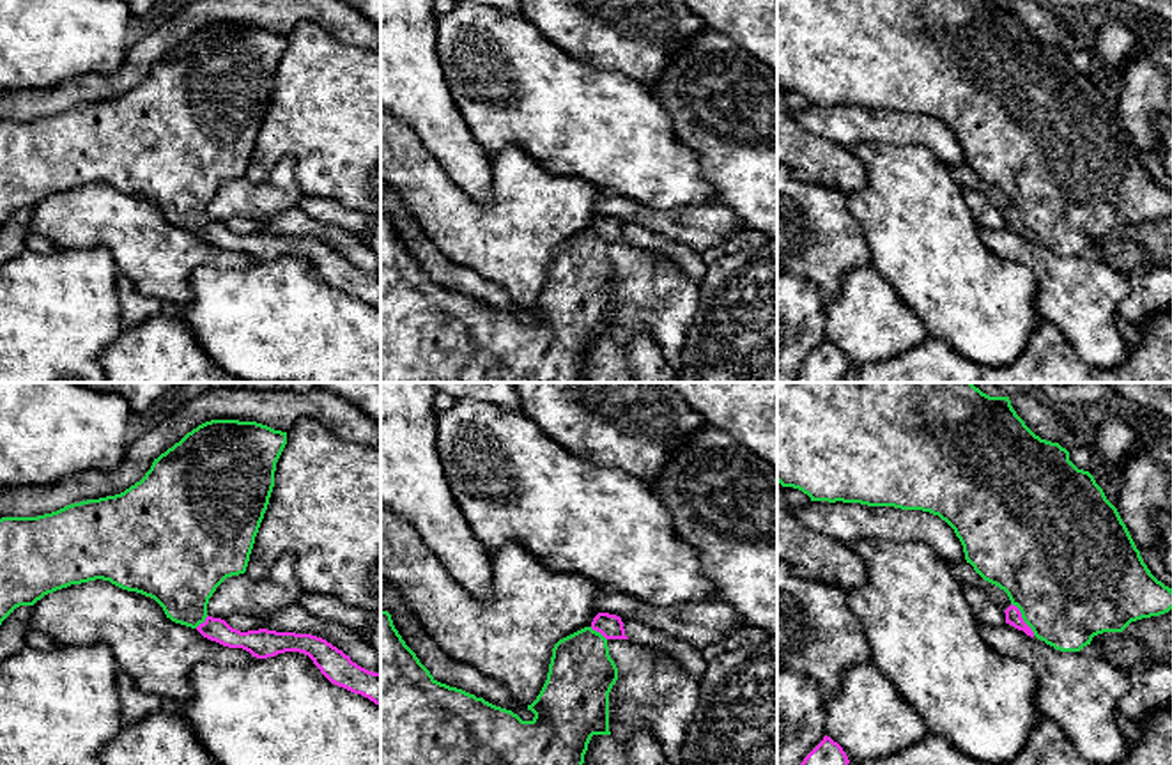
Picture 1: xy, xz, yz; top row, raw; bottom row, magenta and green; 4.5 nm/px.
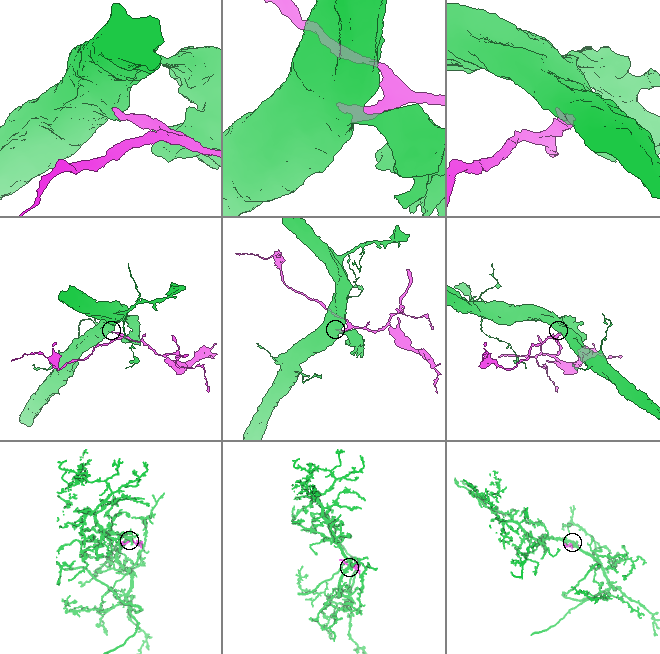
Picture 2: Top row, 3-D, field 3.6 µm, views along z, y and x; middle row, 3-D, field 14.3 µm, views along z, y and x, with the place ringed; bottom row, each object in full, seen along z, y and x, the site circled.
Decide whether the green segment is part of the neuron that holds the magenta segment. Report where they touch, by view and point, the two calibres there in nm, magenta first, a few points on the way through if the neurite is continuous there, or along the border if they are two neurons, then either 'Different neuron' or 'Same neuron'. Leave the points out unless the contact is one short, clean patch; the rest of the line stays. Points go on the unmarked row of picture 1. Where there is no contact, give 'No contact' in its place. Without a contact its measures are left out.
Touches magenta at yz (1022, 222). Thickness 80 nm (magenta) against 480 nm. Path across: yz (1013, 220), (1022, 222), (1068, 192). Same neuron

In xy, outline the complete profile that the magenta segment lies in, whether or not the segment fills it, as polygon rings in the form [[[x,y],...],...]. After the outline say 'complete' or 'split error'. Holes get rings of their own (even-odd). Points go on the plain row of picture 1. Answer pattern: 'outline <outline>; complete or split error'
outline [[[211,23],[154,62],[145,80],[120,97],[67,108],[37,120],[0,122],[0,228],[19,209],[34,209],[44,198],[71,188],[96,182],[154,202],[166,221],[197,232],[204,241],[228,251],[243,251],[257,262],[285,255],[308,259],[335,289],[361,298],[381,310],[381,276],[368,274],[342,253],[312,237],[276,236],[267,232],[241,236],[225,223],[207,218],[216,191],[232,179],[246,175],[260,126],[274,90],[276,66],[287,48],[287,35],[257,25]]]; split error

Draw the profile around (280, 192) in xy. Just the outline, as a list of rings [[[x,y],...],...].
[[[292,158],[281,159],[262,182],[246,175],[227,181],[207,207],[207,220],[225,223],[230,218],[267,220],[299,205],[303,189]]]

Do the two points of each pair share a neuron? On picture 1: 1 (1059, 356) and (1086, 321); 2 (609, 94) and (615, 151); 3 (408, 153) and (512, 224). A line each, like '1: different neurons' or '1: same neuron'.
1: different neurons
2: same neuron
3: same neuron

